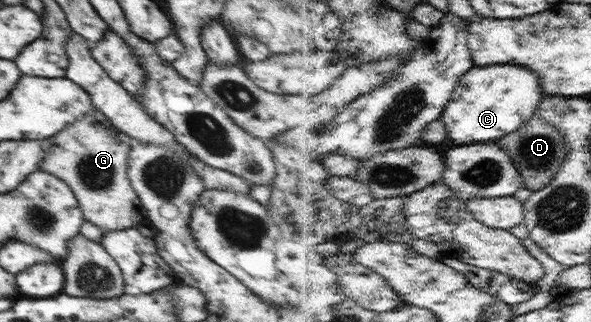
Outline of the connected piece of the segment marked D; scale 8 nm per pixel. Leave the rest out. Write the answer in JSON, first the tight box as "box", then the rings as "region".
{"box":[497,113,569,192],"region":[[[539,113],[524,125],[522,130],[506,135],[497,142],[514,158],[518,169],[523,173],[526,187],[534,192],[550,186],[555,181],[569,156],[567,135]]]}

